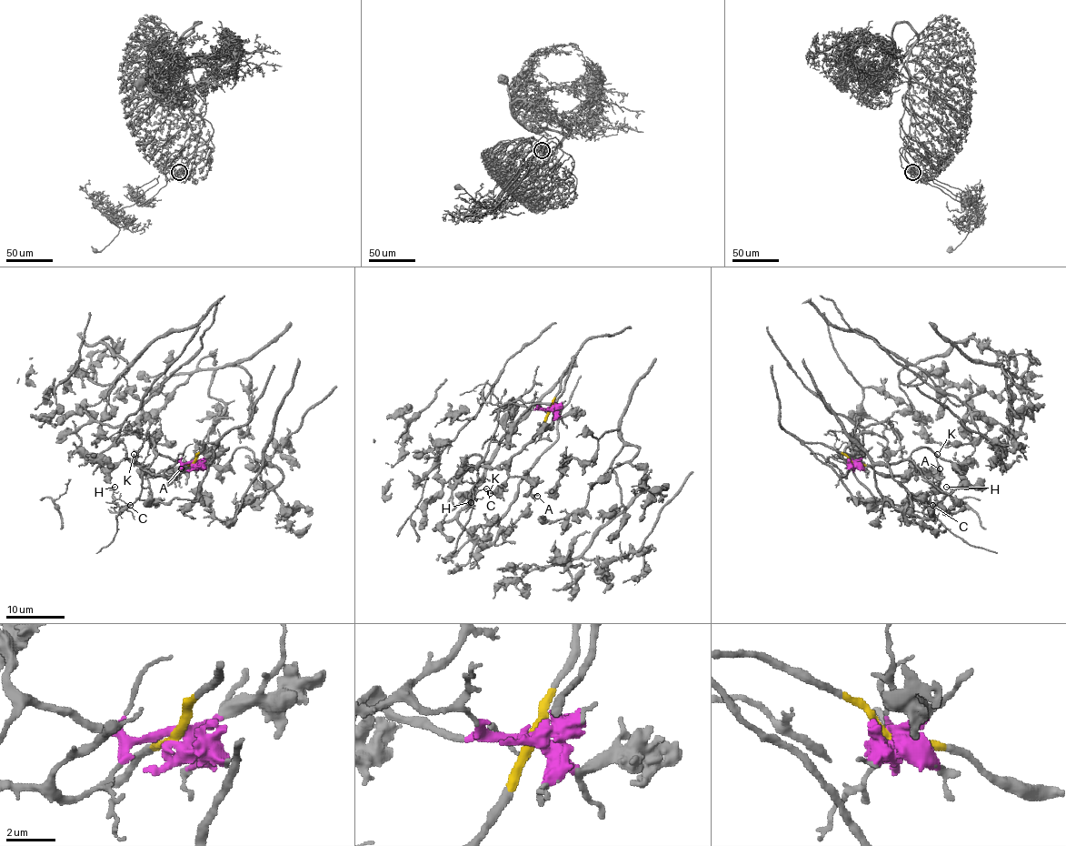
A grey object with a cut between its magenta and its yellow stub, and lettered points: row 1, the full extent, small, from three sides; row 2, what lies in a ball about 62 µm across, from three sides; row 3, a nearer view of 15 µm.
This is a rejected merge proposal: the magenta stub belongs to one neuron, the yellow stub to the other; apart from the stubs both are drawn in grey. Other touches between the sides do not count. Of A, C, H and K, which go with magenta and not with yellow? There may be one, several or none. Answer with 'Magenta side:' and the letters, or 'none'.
Magenta side: C, H

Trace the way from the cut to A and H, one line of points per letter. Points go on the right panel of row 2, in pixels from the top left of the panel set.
A: (851, 462), (868, 466), (884, 474), (919, 474), (925, 471), (935, 476), (940, 468)
H: (851, 462), (846, 478), (849, 471), (874, 496), (913, 511), (921, 512), (938, 503), (950, 488), (945, 486)

